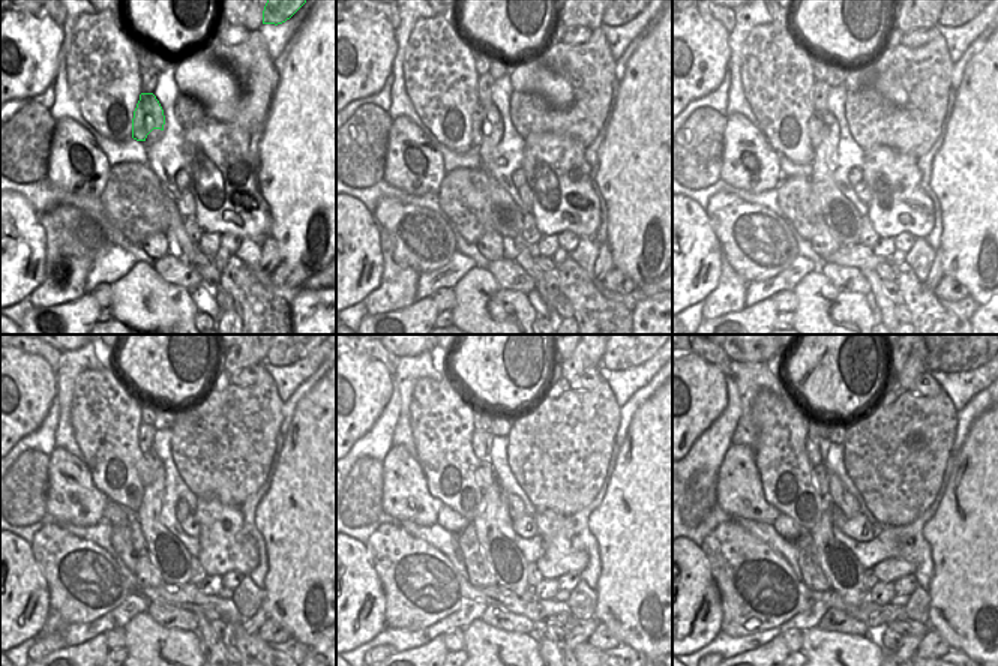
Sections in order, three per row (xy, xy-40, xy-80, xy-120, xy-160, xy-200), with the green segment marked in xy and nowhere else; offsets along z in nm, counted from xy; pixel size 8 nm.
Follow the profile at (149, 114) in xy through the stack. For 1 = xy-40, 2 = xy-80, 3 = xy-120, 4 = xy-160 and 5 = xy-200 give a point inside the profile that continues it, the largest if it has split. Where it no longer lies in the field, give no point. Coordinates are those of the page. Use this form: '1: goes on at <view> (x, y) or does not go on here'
1: goes on at xy-40 (486, 119)
2: goes on at xy-80 (820, 123)
3: goes on at xy-120 (147, 465)
4: goes on at xy-160 (485, 479)
5: goes on at xy-200 (820, 474)

